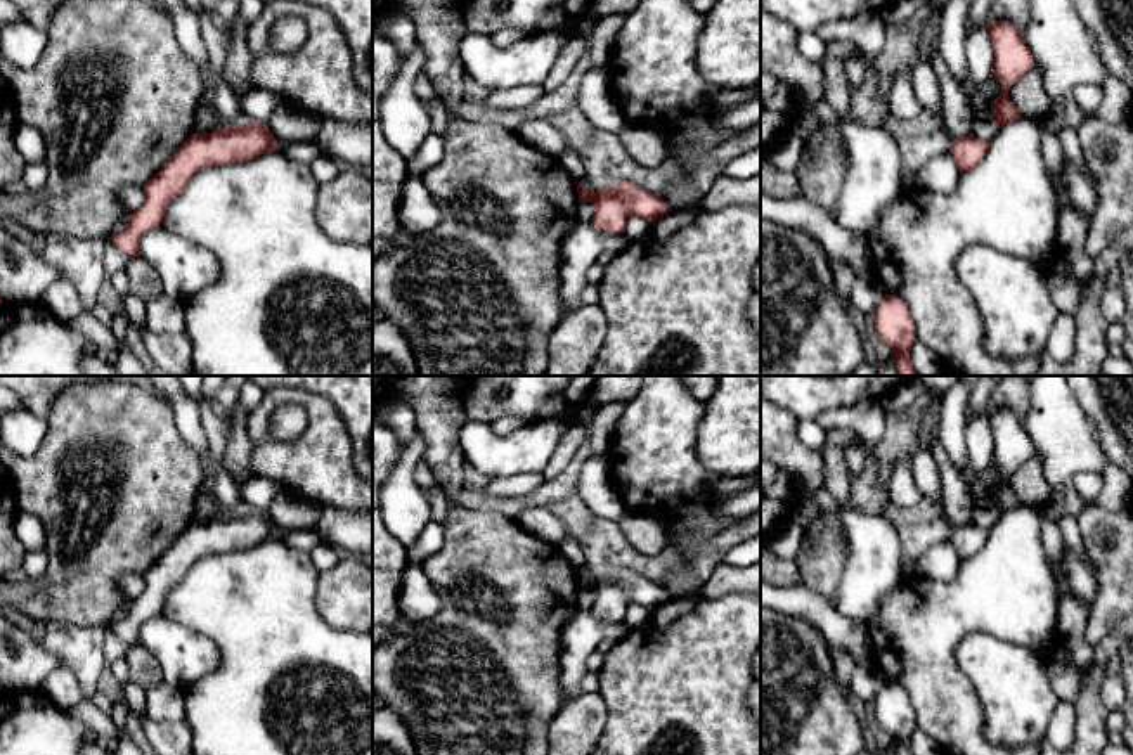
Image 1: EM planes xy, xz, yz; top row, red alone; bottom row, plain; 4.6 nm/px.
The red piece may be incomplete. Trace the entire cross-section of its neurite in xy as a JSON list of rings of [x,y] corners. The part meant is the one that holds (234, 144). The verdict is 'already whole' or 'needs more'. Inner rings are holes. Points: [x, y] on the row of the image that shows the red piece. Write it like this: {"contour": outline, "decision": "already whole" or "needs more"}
{"contour": [[[262,123],[218,126],[206,135],[192,133],[144,185],[144,204],[130,213],[126,229],[107,239],[130,258],[139,256],[142,236],[161,225],[166,208],[187,187],[196,171],[243,163],[274,149],[277,149],[277,140]]], "decision": "already whole"}

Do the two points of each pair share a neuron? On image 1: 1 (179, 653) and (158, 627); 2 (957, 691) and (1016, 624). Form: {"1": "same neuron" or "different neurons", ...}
{"1": "same neuron", "2": "same neuron"}

